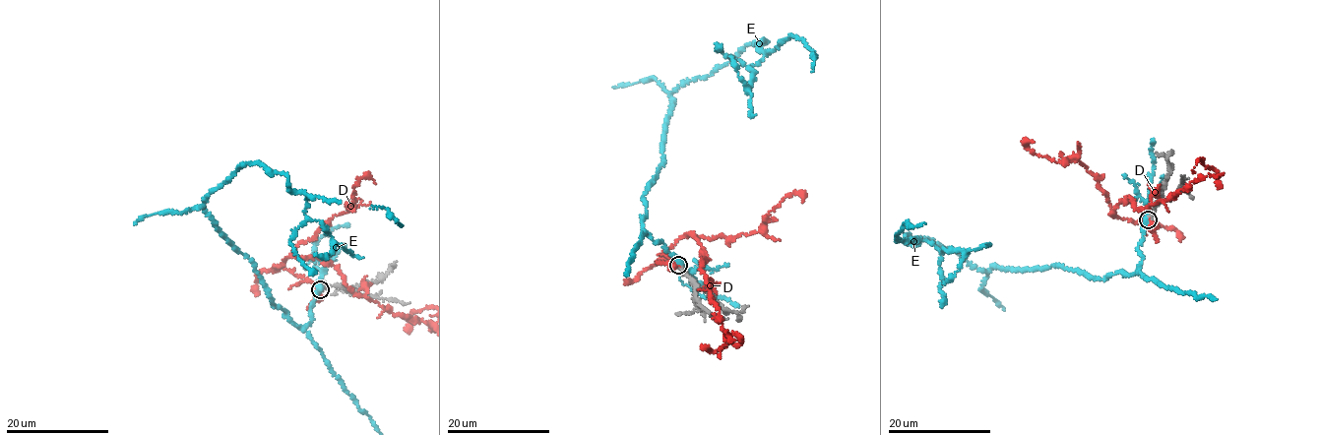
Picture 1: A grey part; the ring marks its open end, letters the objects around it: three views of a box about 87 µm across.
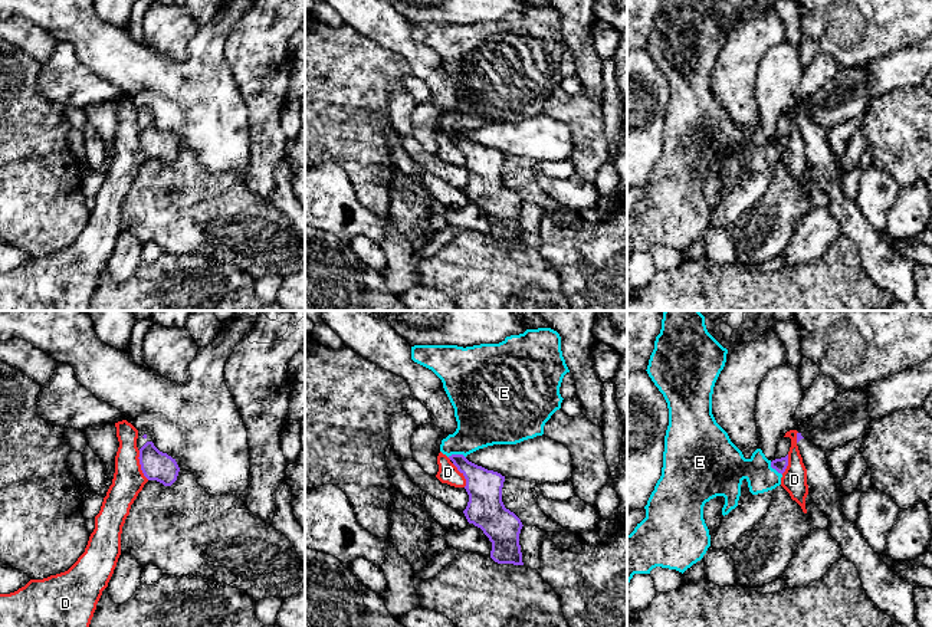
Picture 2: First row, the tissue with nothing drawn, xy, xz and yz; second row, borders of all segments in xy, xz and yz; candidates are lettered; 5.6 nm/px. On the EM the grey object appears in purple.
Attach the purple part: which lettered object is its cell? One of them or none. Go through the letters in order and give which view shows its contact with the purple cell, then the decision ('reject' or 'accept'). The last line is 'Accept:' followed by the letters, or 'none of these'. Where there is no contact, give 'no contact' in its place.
D: meets purple in xy; reject
E: meets purple in xz; accept
Accept: E

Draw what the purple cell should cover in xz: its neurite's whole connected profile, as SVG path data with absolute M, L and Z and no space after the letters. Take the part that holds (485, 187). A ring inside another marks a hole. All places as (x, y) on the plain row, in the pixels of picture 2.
M551 6L526 7L524 12L506 14L499 22L480 22L473 24L457 23L414 23L411 37L431 47L443 60L443 66L454 86L457 106L442 118L440 129L446 132L466 157L469 180L463 188L469 201L480 206L492 220L490 236L498 242L524 243L519 223L521 197L505 186L502 165L505 154L488 148L466 137L467 132L493 122L516 122L544 112L544 104L561 86L559 65L570 50L561 29L561 14Z

